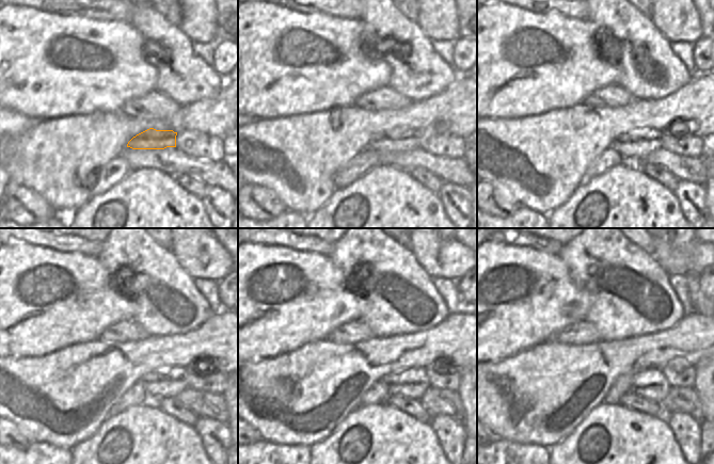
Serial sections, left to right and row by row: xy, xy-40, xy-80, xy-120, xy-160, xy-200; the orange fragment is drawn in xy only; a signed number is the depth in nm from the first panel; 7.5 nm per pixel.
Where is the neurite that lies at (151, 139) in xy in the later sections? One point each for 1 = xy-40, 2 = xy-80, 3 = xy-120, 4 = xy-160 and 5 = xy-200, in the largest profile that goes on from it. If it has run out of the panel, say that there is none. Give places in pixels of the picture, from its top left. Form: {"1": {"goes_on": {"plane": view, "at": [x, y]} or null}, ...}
{"1": {"goes_on": {"plane": "xy-40", "at": [392, 140]}}, "2": {"goes_on": {"plane": "xy-80", "at": [637, 145]}}, "3": {"goes_on": {"plane": "xy-120", "at": [171, 382]}}, "4": {"goes_on": {"plane": "xy-160", "at": [412, 383]}}, "5": {"goes_on": {"plane": "xy-200", "at": [651, 383]}}}

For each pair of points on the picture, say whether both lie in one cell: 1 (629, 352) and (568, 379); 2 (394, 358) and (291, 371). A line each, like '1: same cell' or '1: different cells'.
1: same cell
2: same cell

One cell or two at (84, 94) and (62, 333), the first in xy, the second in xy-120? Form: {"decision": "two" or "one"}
{"decision": "one"}

